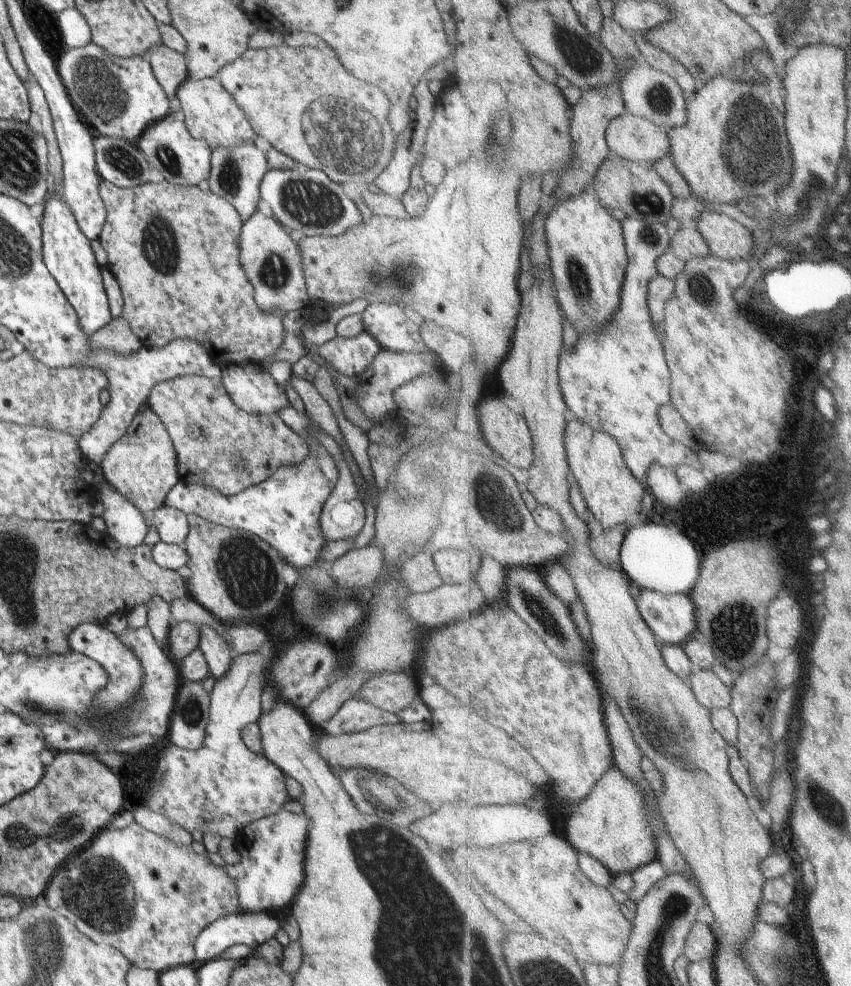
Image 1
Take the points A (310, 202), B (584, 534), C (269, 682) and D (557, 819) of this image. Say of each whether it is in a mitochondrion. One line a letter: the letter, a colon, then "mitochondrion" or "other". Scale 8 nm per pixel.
A: mitochondrion
B: other
C: other
D: other

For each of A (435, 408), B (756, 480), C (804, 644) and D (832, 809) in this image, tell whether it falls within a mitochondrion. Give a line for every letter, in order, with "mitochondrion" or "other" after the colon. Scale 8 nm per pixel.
A: mitochondrion
B: other
C: other
D: mitochondrion

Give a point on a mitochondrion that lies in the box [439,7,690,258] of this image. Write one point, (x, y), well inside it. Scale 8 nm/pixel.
(584, 61)

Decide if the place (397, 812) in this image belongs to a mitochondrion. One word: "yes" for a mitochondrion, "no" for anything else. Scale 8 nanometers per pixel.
yes

